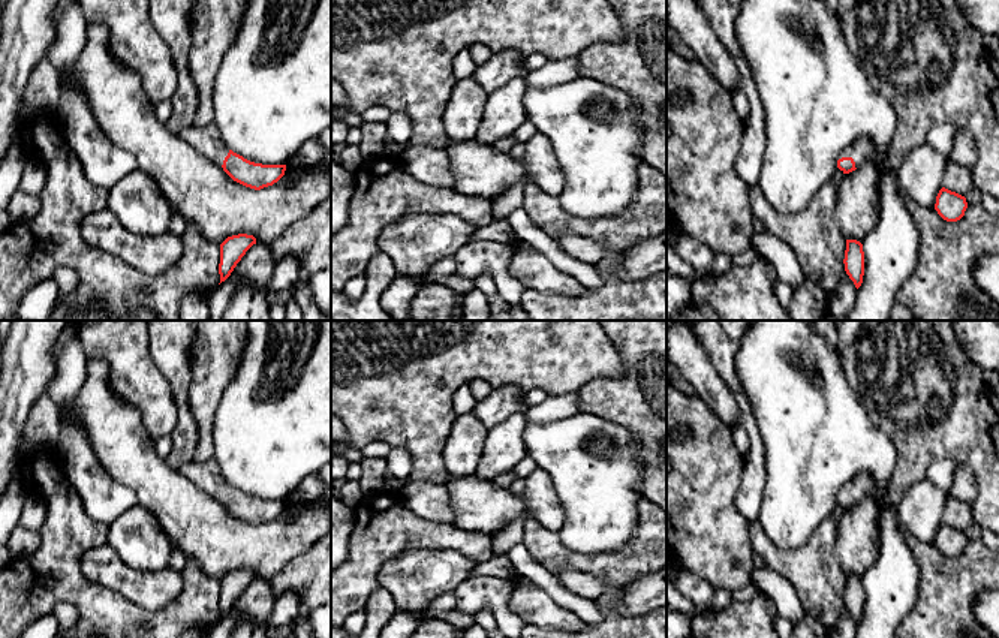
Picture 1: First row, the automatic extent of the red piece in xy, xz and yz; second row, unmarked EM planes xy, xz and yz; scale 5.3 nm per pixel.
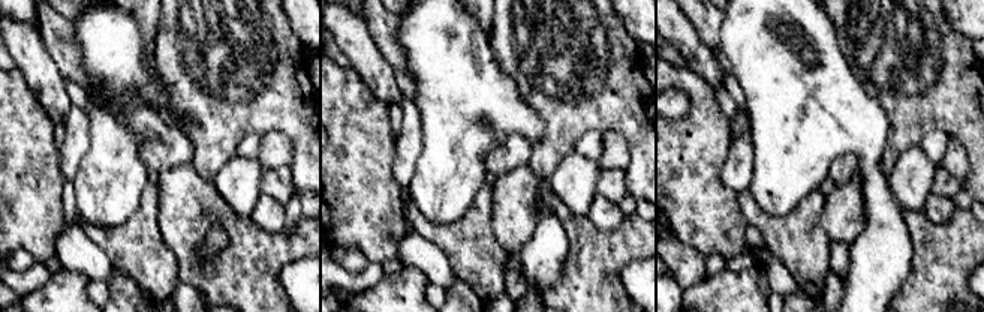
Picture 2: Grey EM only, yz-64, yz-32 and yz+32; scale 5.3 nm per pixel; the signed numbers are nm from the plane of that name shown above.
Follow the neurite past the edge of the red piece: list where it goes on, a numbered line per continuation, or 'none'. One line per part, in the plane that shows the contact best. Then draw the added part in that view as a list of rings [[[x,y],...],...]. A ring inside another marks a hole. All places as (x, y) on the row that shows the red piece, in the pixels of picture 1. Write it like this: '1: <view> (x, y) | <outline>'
1: yz (861, 150) | [[[860,138],[849,147],[843,148],[839,159],[842,157],[852,157],[855,162],[855,168],[863,165],[864,162],[870,160],[875,154],[875,147],[870,139]]]

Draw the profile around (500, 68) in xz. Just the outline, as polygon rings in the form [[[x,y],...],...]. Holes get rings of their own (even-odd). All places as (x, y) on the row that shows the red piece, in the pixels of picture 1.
[[[517,51],[493,52],[482,64],[476,64],[472,78],[490,94],[514,78],[526,78],[524,55]]]

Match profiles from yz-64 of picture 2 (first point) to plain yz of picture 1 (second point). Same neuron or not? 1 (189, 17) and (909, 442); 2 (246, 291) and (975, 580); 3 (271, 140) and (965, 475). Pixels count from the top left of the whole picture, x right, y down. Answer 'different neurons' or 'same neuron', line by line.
1: same neuron
2: same neuron
3: same neuron

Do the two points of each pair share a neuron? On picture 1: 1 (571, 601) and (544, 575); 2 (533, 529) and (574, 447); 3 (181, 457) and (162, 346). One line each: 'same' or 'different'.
1: same
2: different
3: same

